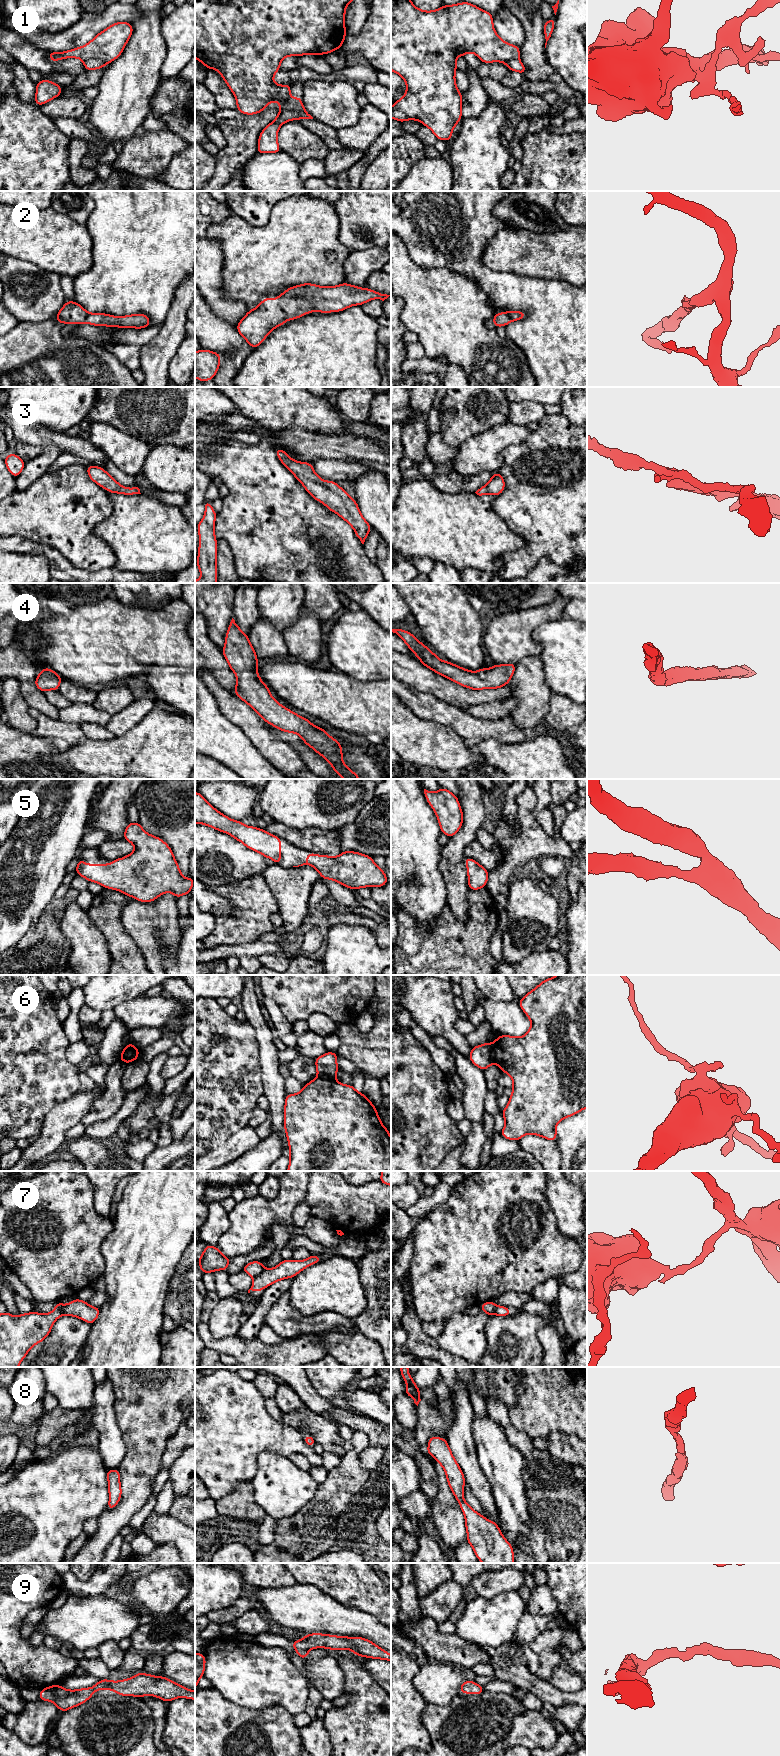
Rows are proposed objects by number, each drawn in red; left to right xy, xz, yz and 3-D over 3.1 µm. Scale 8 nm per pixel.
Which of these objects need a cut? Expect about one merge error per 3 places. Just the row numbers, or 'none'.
1, 6, 7

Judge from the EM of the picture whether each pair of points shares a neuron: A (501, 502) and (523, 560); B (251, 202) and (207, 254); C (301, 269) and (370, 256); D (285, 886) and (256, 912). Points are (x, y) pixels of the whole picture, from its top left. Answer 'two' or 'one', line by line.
A: one
B: two
C: two
D: two

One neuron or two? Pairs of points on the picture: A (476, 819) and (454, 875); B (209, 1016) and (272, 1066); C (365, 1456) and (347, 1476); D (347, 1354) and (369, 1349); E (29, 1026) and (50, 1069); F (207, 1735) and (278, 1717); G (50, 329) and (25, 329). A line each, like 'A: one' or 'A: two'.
A: one
B: two
C: two
D: one
E: one
F: one
G: one

